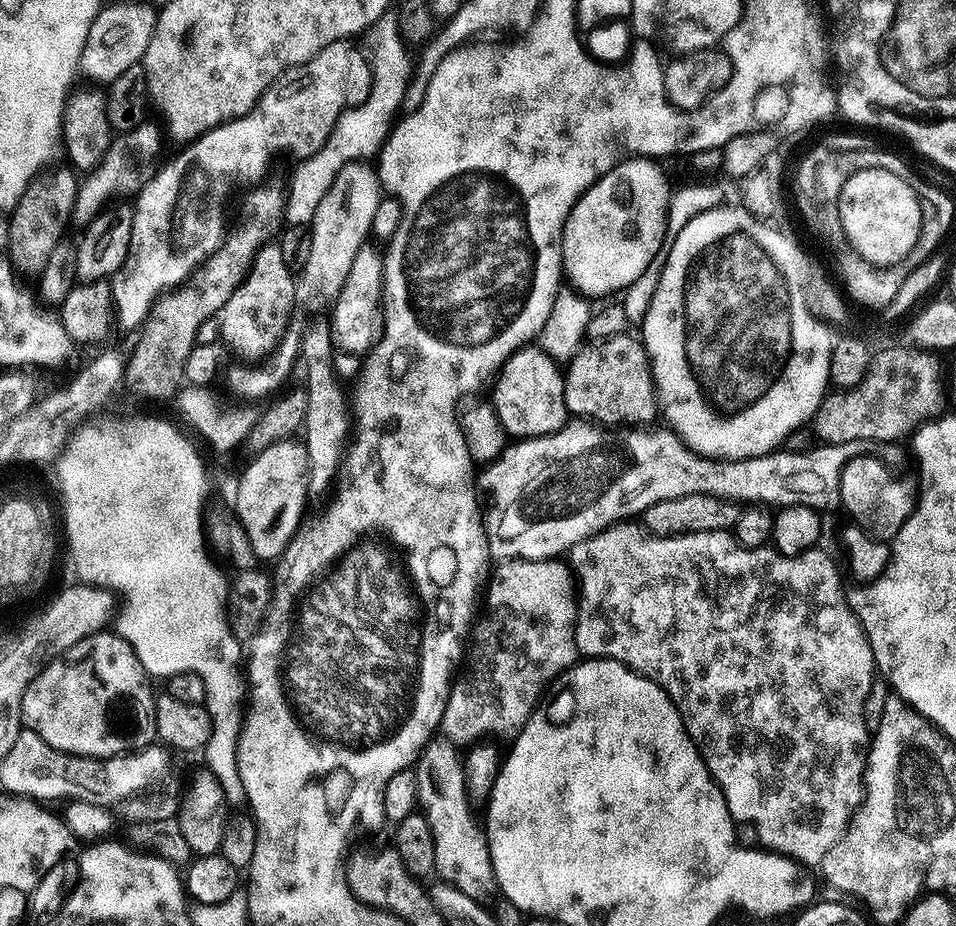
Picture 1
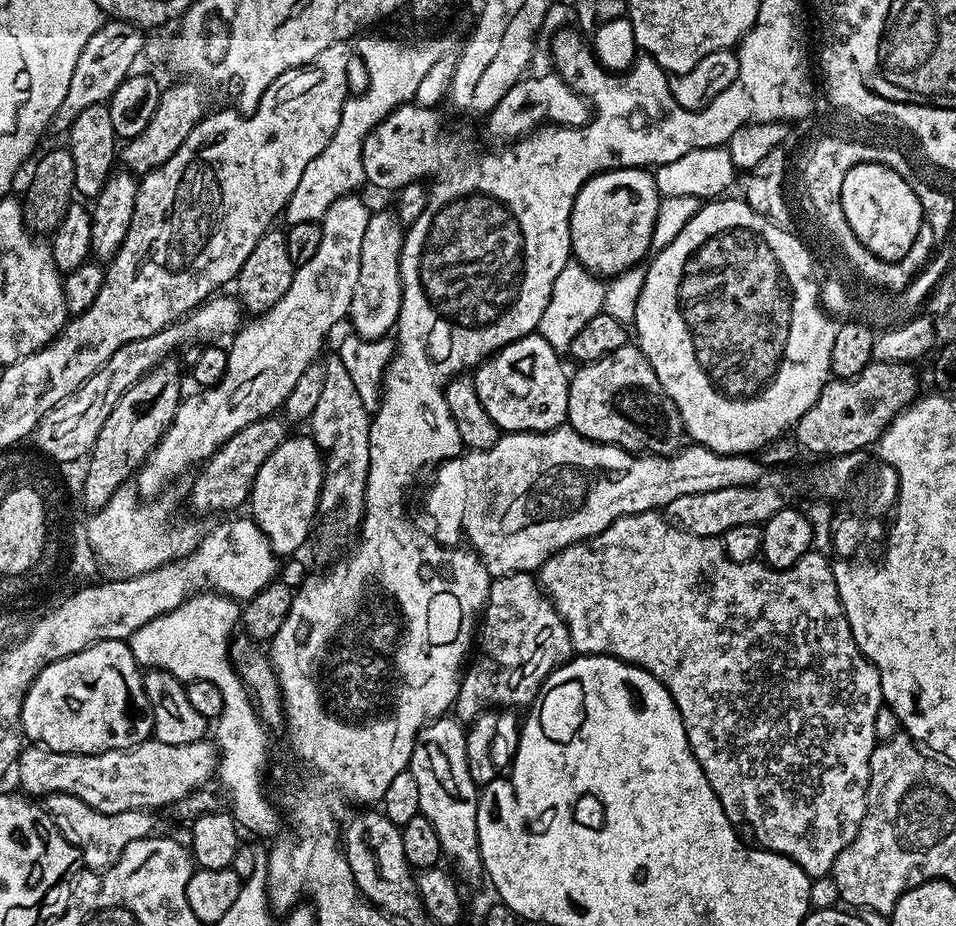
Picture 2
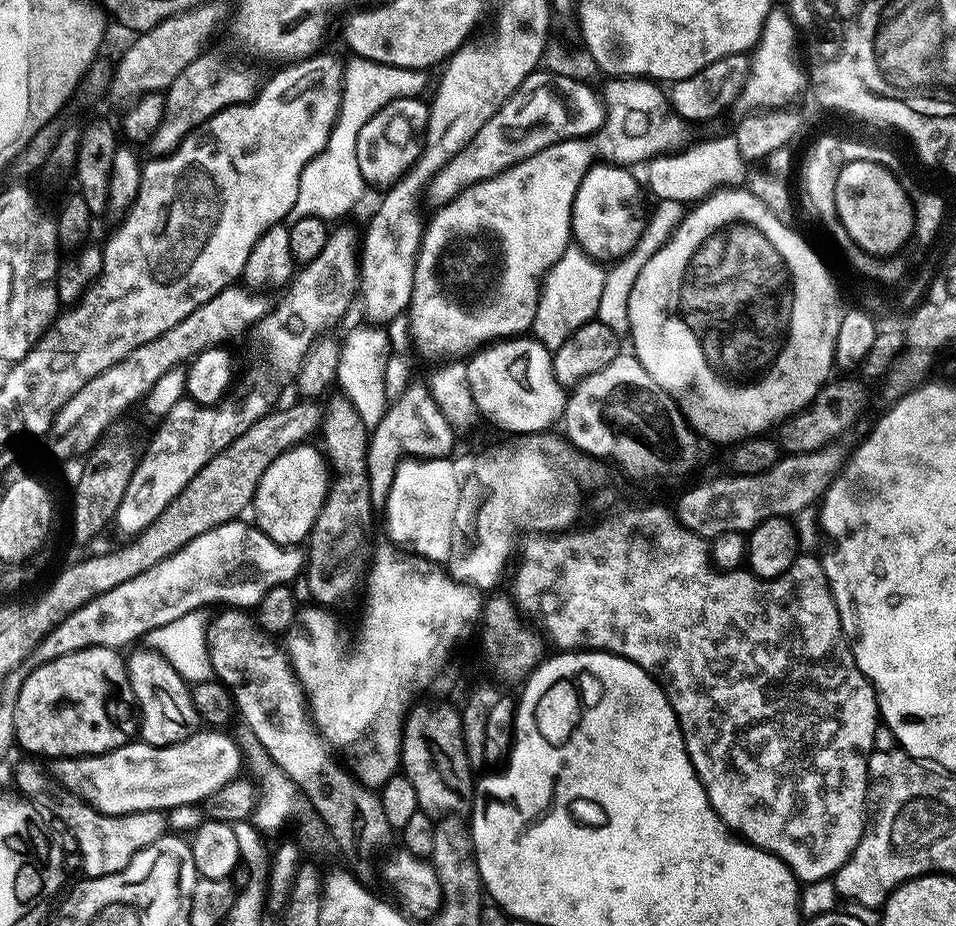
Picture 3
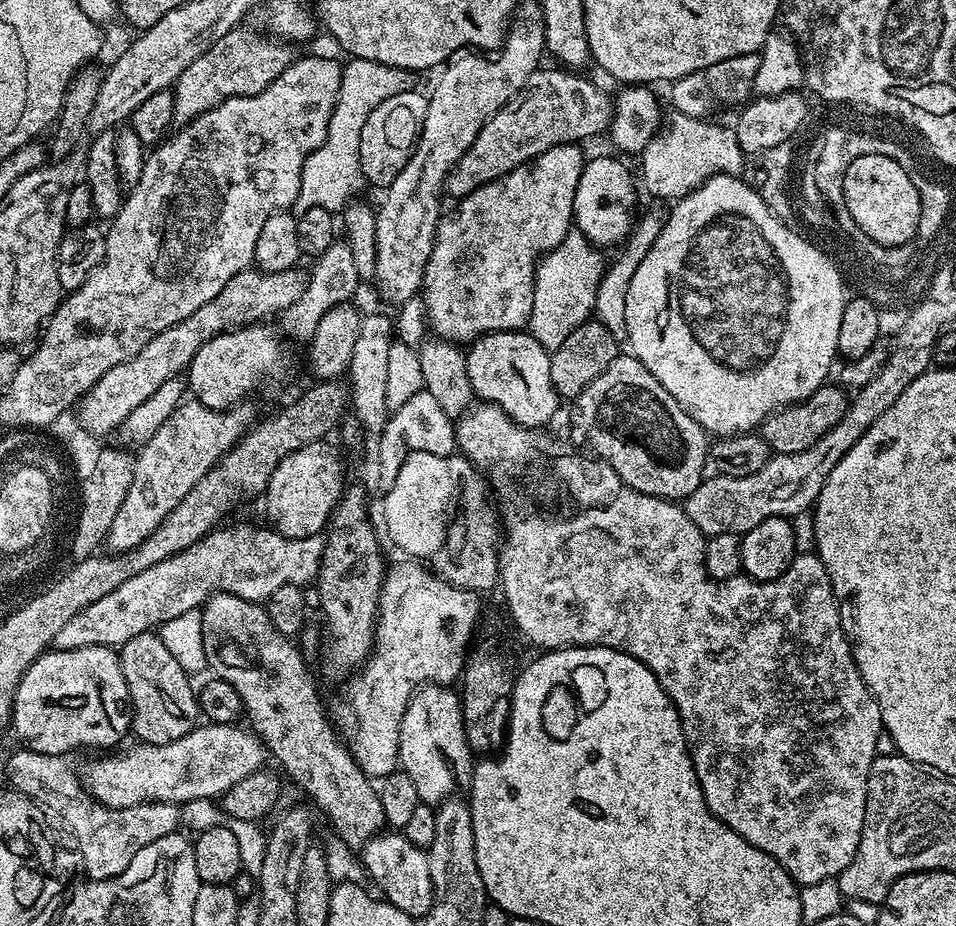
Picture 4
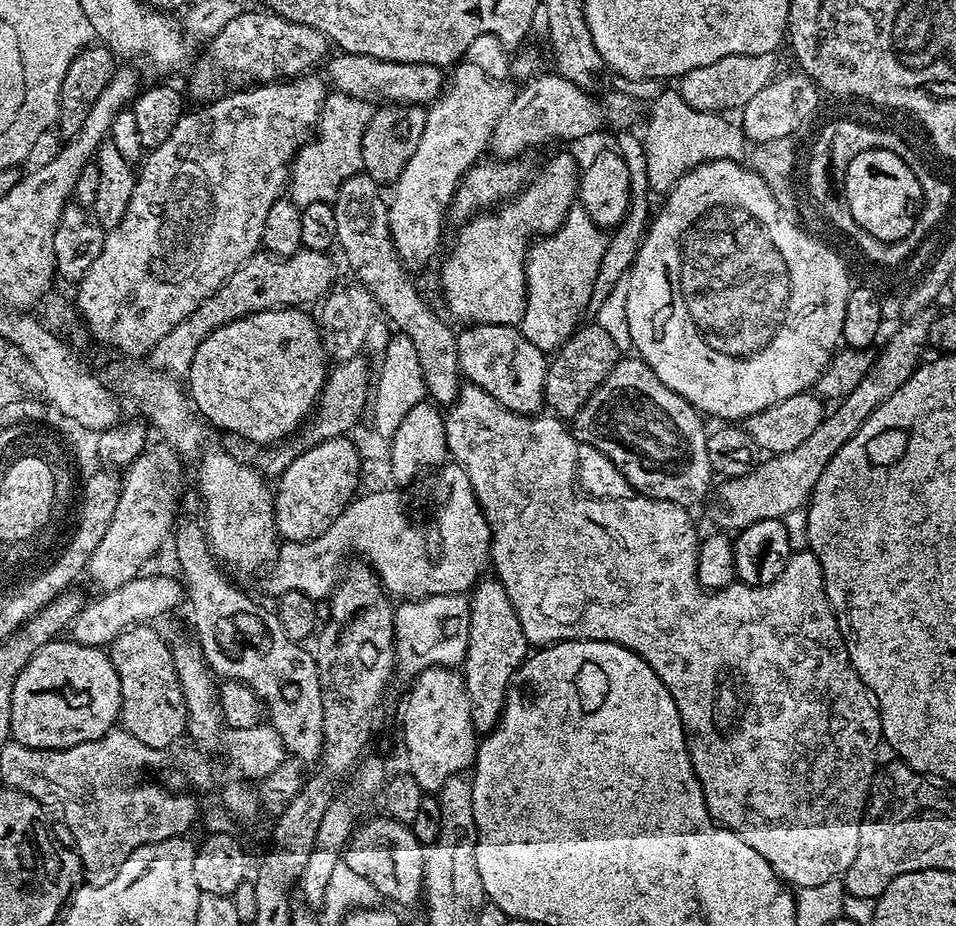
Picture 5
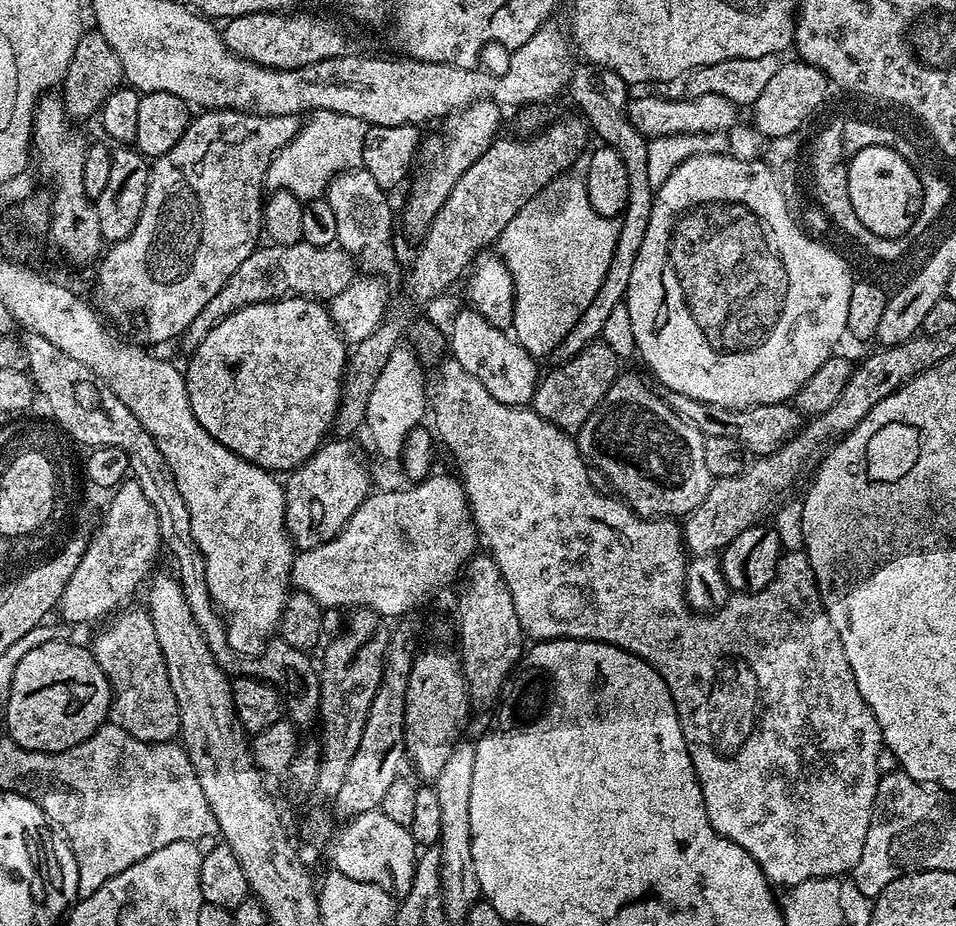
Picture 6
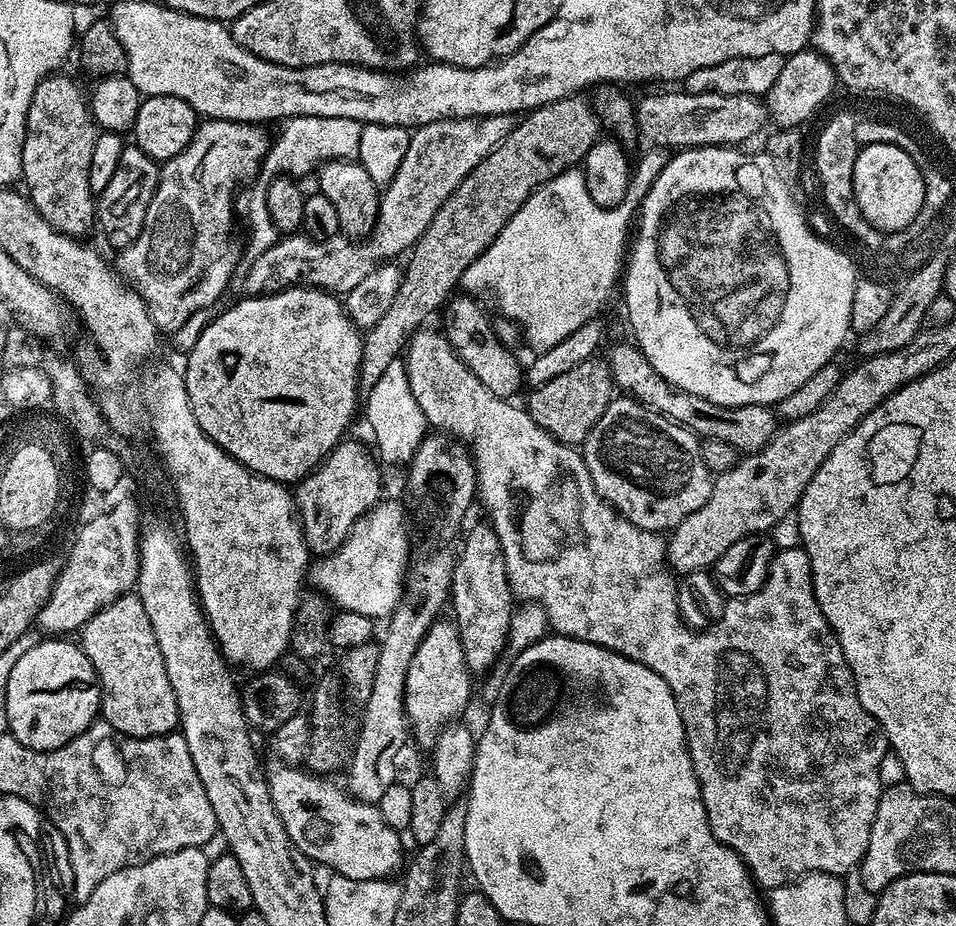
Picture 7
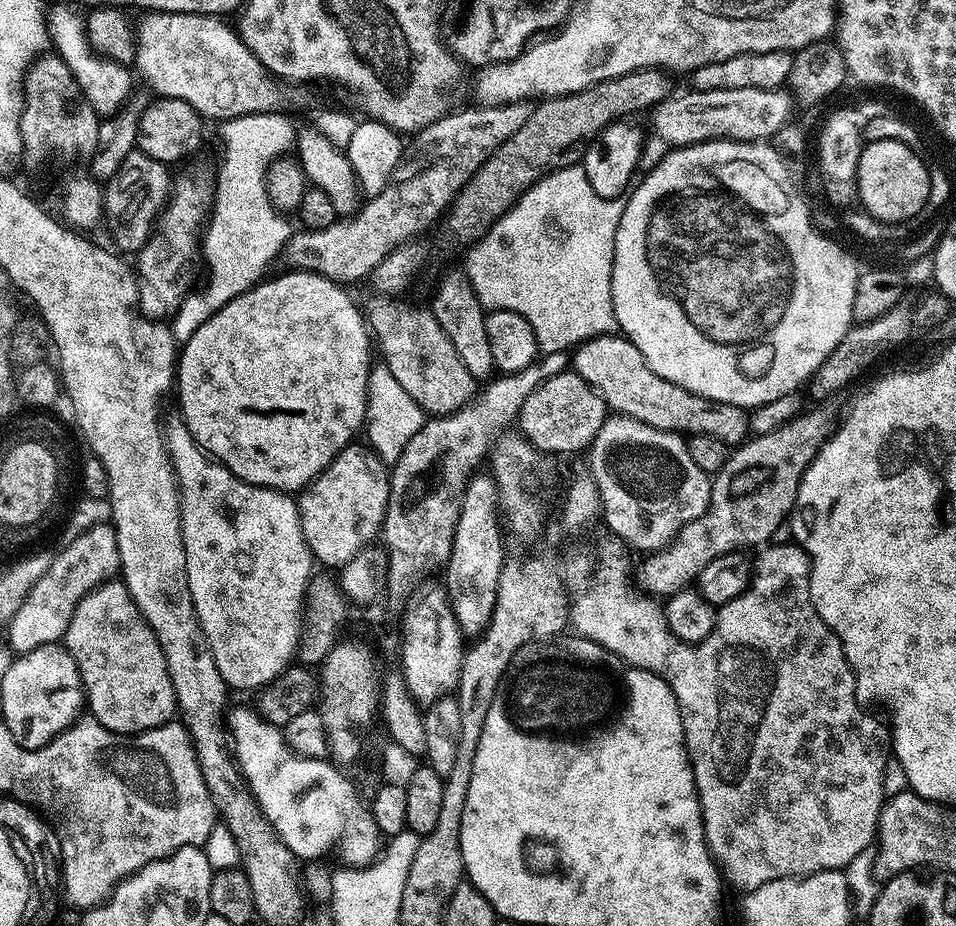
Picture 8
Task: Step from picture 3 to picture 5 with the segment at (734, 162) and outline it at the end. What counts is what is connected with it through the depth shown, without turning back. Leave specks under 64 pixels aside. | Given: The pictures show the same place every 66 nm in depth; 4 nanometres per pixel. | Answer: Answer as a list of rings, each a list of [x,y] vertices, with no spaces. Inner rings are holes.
[[[672,88],[672,90],[662,91],[653,100],[650,106],[650,114],[646,132],[642,134],[643,149],[646,152],[647,178],[654,183],[655,191],[657,188],[660,194],[667,193],[688,170],[696,168],[700,164],[707,164],[716,160],[738,162],[745,157],[748,144],[739,125],[733,121],[731,123],[728,121],[731,119],[719,113],[694,110],[682,98],[679,89]]]

